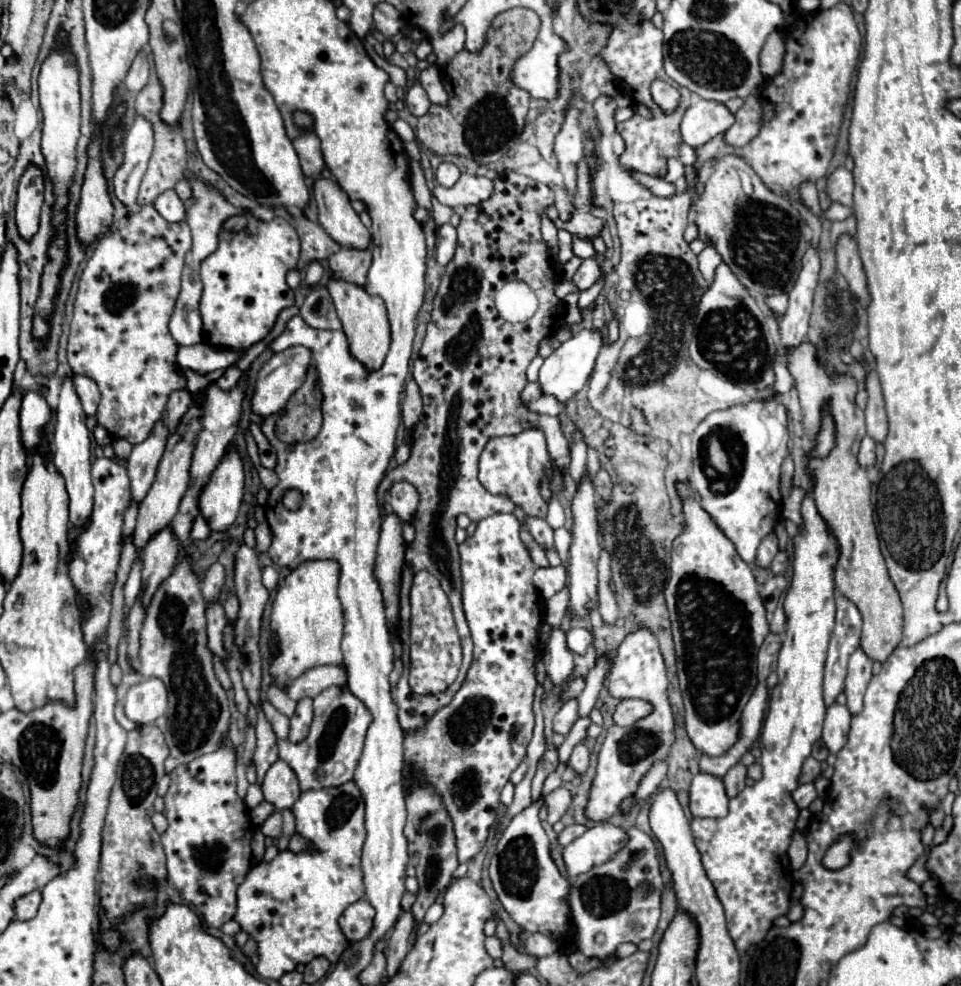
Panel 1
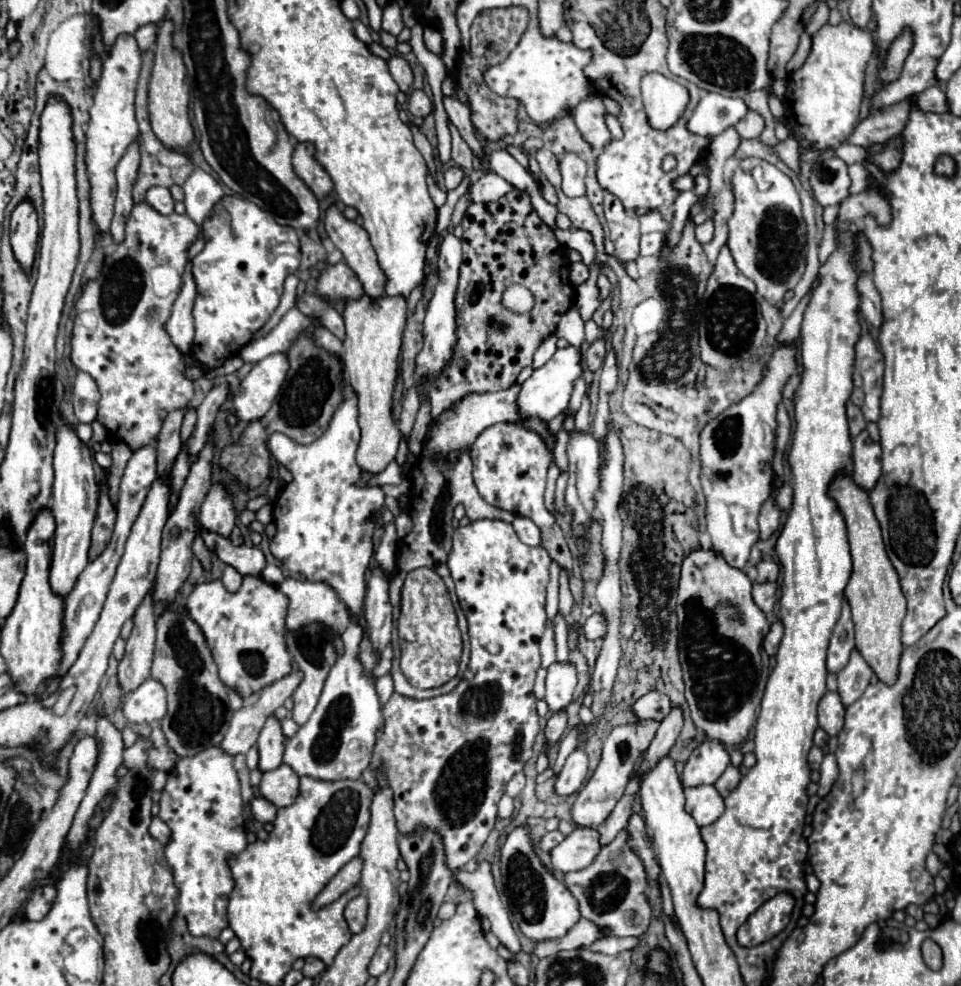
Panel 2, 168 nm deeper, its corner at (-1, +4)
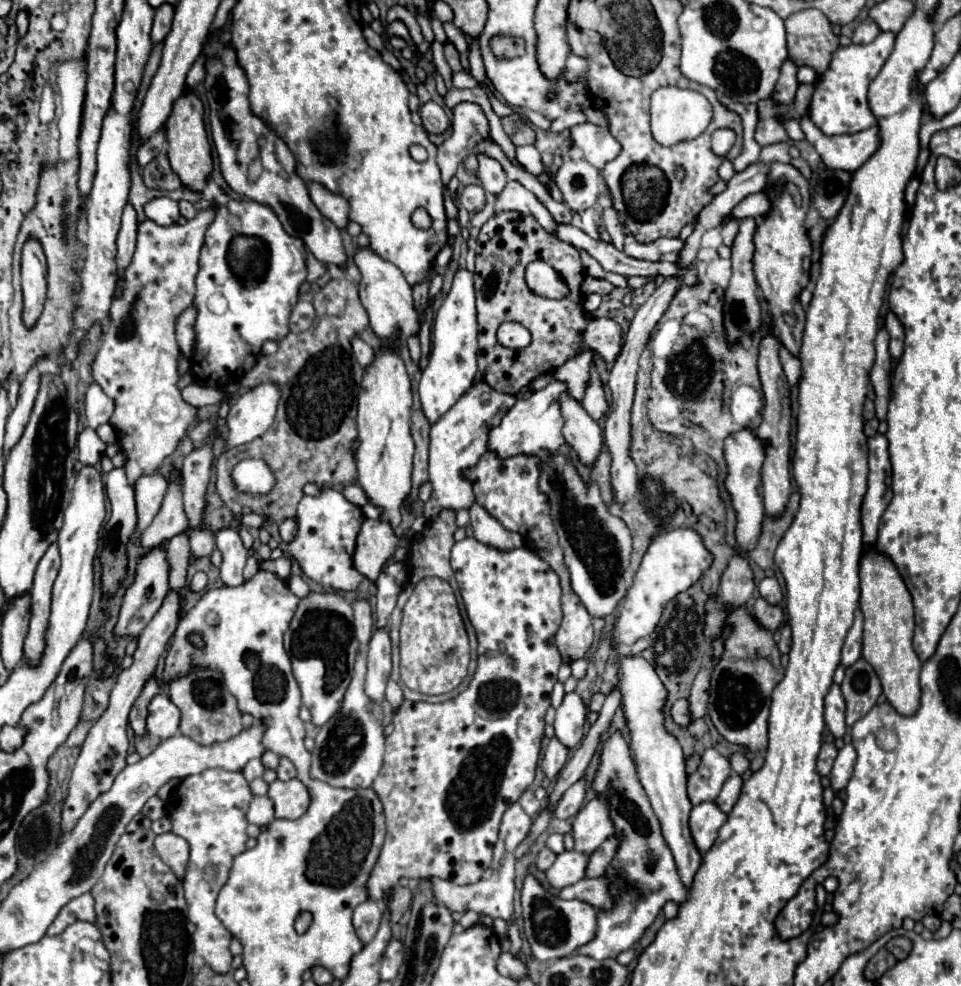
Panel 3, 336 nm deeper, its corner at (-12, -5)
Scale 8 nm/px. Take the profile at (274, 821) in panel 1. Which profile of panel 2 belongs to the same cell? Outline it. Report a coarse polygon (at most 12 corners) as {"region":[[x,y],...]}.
{"region":[[252,799],[252,815],[260,823],[274,823],[276,807],[262,799]]}

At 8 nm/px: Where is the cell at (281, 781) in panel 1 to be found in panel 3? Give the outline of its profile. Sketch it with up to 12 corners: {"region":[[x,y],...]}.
{"region":[[297,778],[275,780],[267,796],[275,818],[295,820],[309,808],[309,792]]}

